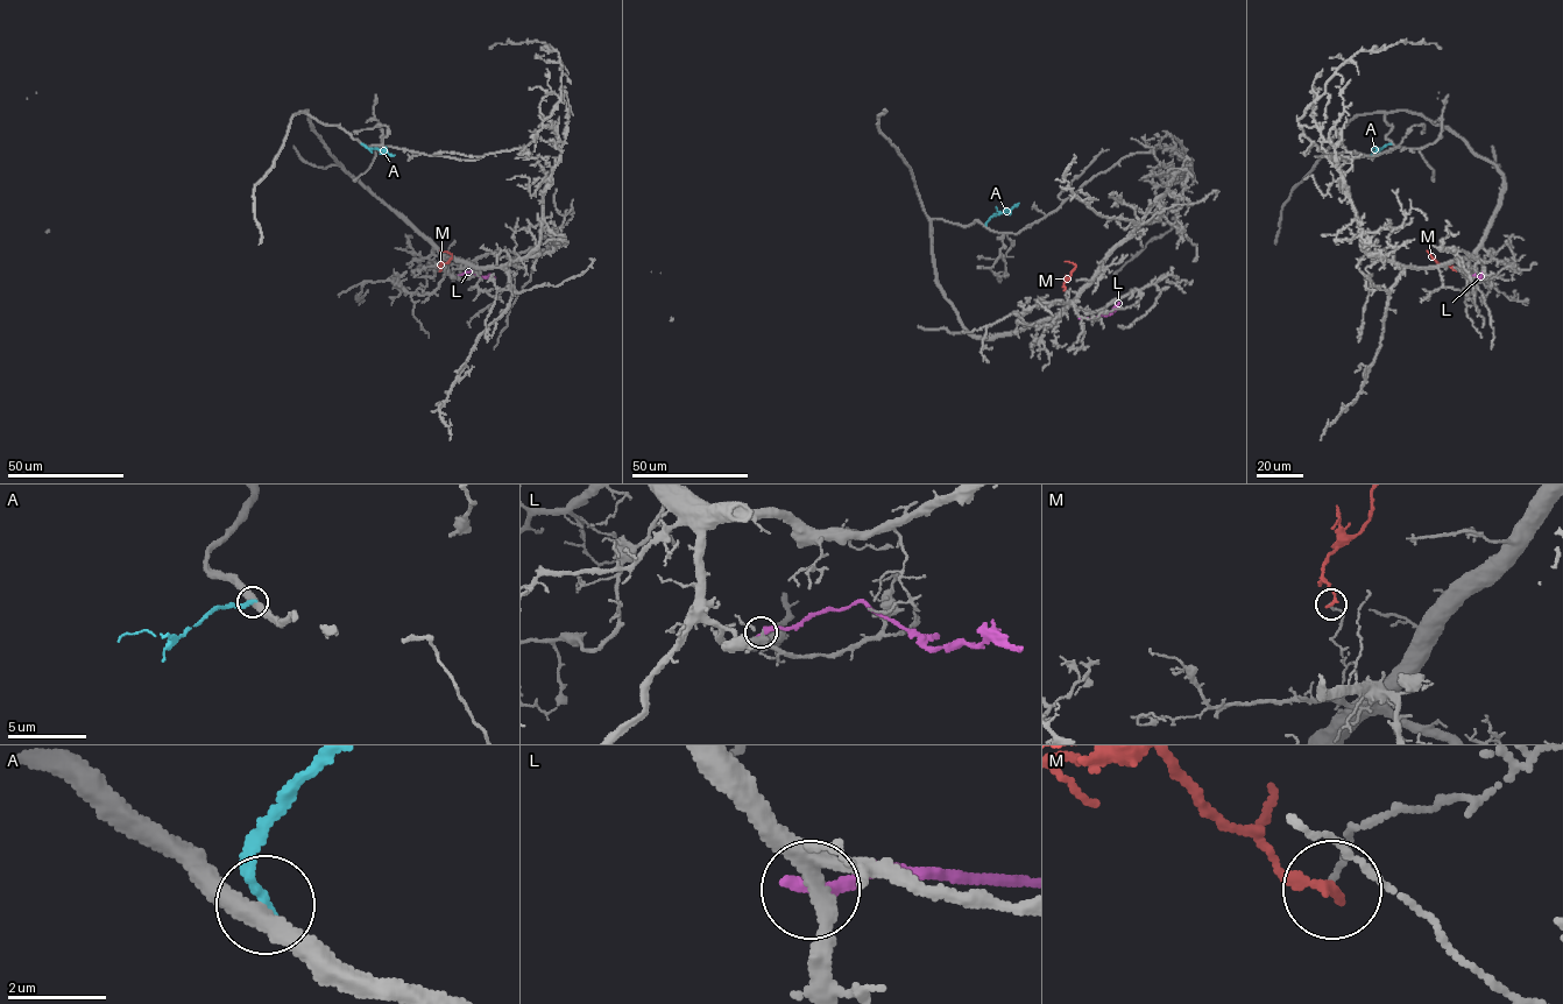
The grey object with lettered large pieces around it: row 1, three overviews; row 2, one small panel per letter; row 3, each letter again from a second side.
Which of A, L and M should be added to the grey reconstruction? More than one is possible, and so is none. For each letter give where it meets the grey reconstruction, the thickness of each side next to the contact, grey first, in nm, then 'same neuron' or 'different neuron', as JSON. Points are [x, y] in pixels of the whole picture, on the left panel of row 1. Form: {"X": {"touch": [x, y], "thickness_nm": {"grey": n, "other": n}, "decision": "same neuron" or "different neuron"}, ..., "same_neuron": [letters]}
{"A": {"touch": [362, 143], "thickness_nm": {"grey": 440, "other": 240}, "decision": "different neuron"}, "L": {"touch": [455, 275], "thickness_nm": {"grey": 280, "other": 320}, "decision": "different neuron"}, "M": {"touch": [440, 270], "thickness_nm": {"grey": 110, "other": 220}, "decision": "different neuron"}, "same_neuron": []}

